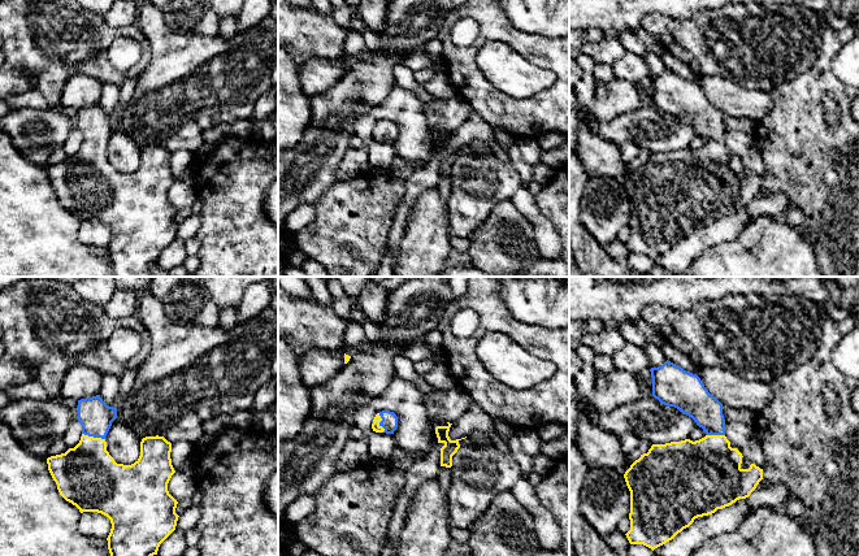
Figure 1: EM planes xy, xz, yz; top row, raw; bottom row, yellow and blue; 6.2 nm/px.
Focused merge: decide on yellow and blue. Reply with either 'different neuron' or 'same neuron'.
same neuron

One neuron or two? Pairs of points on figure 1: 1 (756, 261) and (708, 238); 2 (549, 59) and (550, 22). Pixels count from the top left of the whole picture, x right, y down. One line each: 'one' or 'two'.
1: two
2: two

